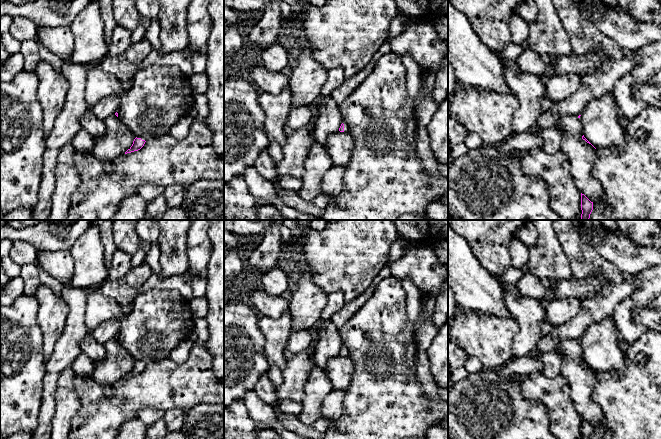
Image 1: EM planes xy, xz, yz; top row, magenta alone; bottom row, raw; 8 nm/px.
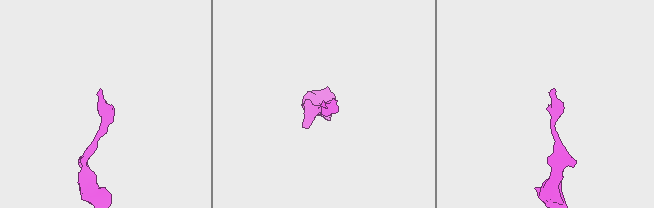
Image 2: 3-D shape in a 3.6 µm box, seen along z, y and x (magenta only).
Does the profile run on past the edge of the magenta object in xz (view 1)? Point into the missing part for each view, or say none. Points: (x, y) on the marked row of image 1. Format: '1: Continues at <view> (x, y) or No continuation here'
1: Continues at xz (346, 129)

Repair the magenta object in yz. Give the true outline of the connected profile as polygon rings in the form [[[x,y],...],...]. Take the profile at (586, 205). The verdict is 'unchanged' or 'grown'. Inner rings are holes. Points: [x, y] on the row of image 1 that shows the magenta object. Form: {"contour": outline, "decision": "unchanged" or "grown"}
{"contour": [[[581,193],[581,220],[589,220],[593,210],[593,202],[591,202],[584,194]]], "decision": "unchanged"}

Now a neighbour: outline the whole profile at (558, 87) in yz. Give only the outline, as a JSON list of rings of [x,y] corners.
[[[561,74],[544,80],[546,96],[553,103],[564,101],[578,90],[583,76],[580,74]]]

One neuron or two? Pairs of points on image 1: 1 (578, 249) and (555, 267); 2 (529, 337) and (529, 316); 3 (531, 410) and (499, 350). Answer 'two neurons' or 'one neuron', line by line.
1: two neurons
2: one neuron
3: two neurons

